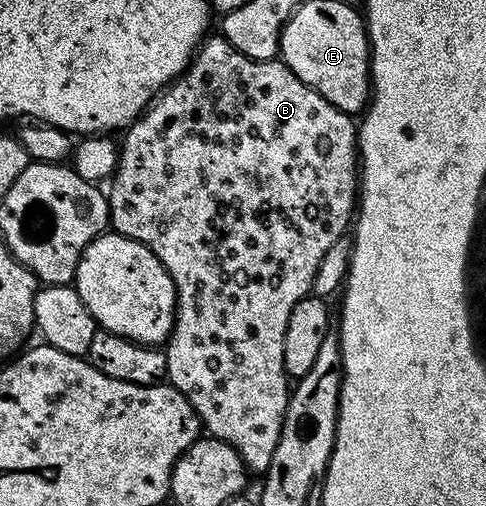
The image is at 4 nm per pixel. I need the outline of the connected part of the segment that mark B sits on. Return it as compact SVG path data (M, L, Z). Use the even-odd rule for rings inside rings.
M221 33L207 34L202 40L197 51L194 52L194 58L190 60L190 64L186 66L185 71L170 84L169 87L158 92L154 97L153 103L125 128L124 134L120 139L120 148L118 150L118 166L115 167L112 176L112 182L108 187L108 198L110 201L110 222L109 226L113 228L117 234L140 241L160 260L164 265L164 269L172 277L174 282L174 292L176 293L176 310L174 313L174 327L170 331L170 337L164 344L166 352L166 379L169 386L176 388L180 393L184 393L184 397L192 405L192 409L198 415L199 424L203 428L206 427L211 436L216 439L222 439L228 445L232 445L236 449L236 453L242 458L246 465L247 472L265 473L268 465L272 465L272 453L276 453L276 445L280 441L280 433L284 425L284 417L286 416L286 406L290 400L291 388L288 386L288 376L284 369L284 329L288 329L288 317L292 314L292 309L296 309L296 301L300 301L306 295L311 294L314 278L316 277L316 269L320 269L320 260L324 257L324 253L328 253L328 248L337 241L340 236L347 234L348 228L351 226L352 220L356 215L356 200L360 195L360 156L358 154L358 127L356 126L349 114L341 111L336 105L332 105L324 97L320 97L320 93L316 93L316 89L312 89L304 81L300 81L300 77L296 77L296 73L292 73L292 69L288 69L285 63L277 58L272 59L249 59L244 57L244 53L240 53L229 43Z

